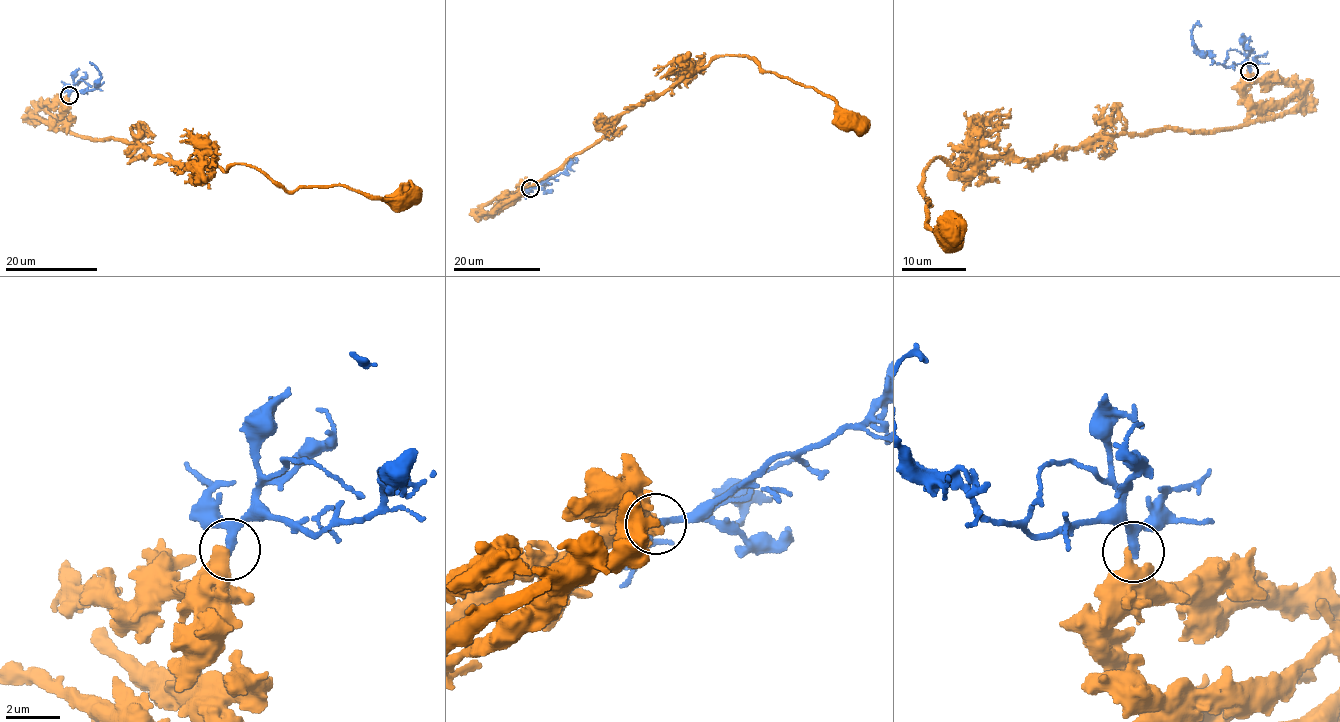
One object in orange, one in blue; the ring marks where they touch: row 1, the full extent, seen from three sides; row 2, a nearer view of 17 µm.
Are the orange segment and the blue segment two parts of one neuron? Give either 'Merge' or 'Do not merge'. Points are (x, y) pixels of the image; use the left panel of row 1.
Do not merge

